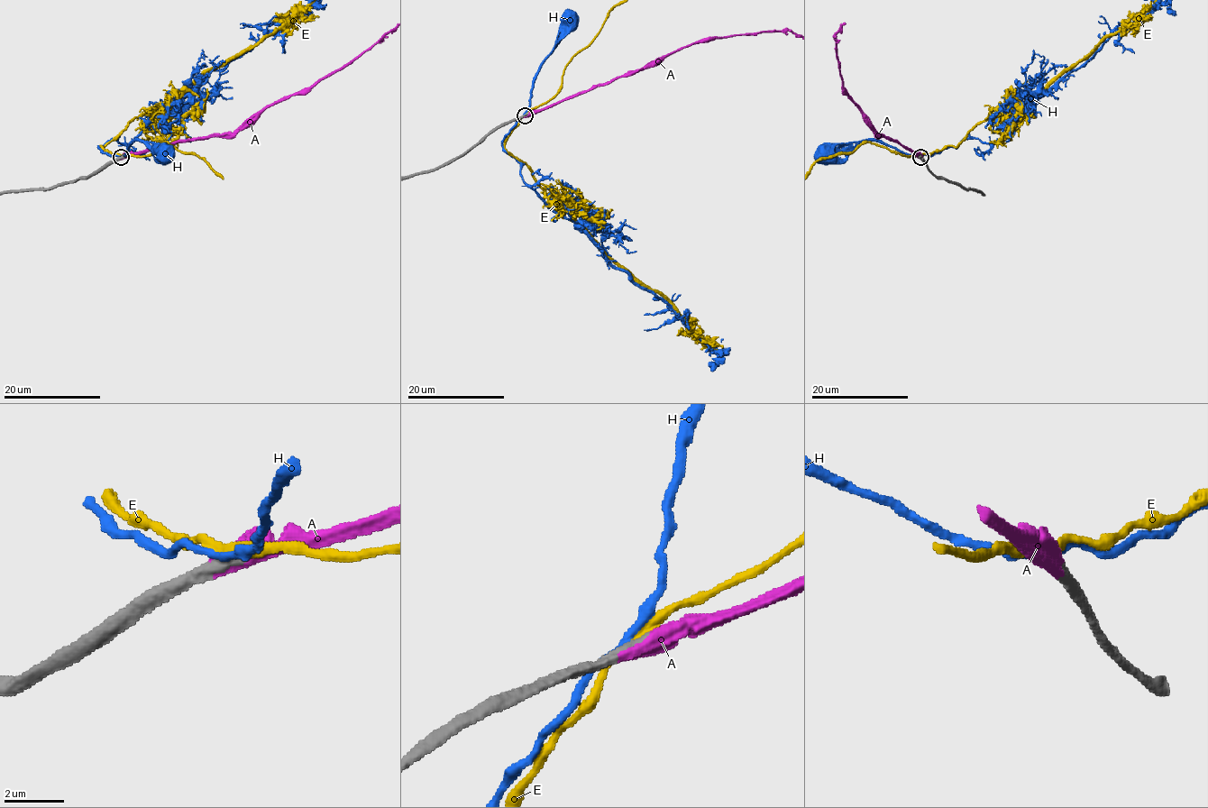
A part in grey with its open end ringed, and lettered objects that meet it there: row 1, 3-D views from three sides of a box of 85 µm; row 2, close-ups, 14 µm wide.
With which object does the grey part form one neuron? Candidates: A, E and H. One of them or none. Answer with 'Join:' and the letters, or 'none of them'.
Join: A

